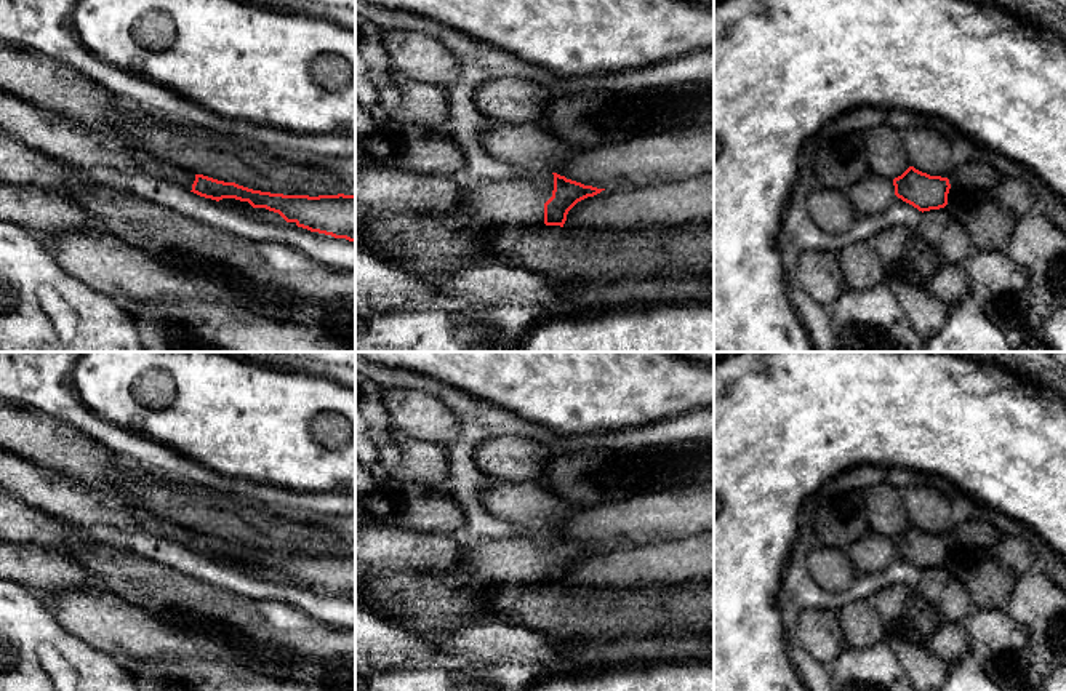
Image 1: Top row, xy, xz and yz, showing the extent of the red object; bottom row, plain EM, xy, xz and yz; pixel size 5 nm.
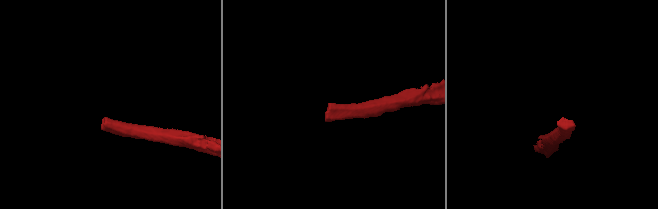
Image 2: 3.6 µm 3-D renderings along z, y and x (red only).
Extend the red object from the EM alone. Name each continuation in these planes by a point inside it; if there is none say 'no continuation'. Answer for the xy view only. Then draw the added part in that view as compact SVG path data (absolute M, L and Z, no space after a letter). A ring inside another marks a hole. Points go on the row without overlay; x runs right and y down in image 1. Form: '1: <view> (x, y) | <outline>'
1: xy (90, 507) | M0 448L0 488L54 518L82 529L144 529L192 549L195 531L131 505L114 488L83 483Z

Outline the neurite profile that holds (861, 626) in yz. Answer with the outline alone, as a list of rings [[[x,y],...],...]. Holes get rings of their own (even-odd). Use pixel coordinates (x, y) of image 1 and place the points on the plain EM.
[[[860,600],[845,605],[837,611],[837,619],[847,648],[864,649],[885,640],[882,619],[871,600]]]

